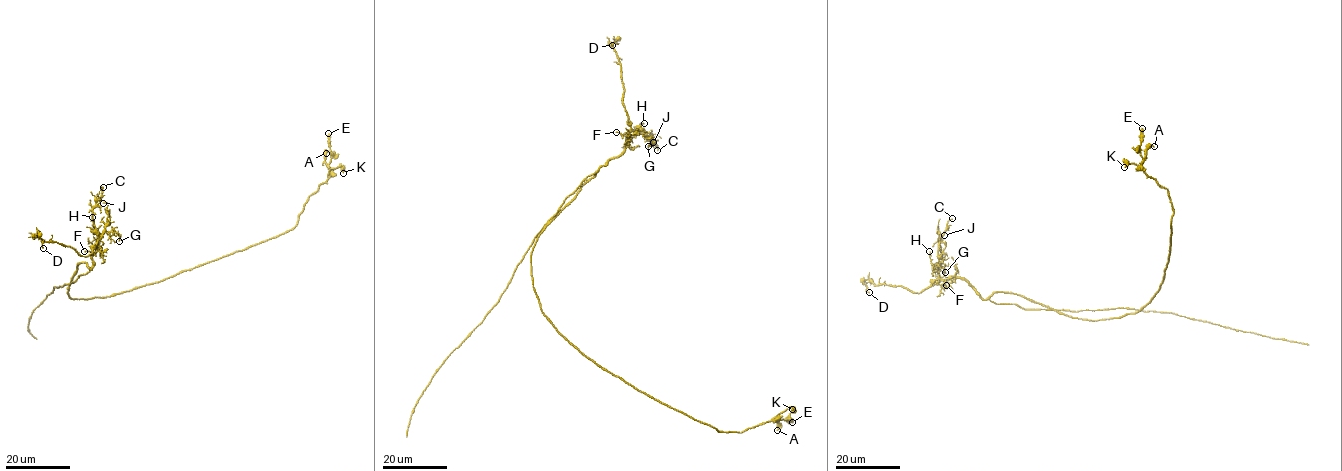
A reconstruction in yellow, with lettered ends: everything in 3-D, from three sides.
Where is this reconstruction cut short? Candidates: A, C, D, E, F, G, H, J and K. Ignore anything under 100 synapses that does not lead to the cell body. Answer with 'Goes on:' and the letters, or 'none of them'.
Goes on: none of them

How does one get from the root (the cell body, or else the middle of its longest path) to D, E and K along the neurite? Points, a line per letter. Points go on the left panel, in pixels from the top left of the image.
D: (93, 298), (69, 298), (67, 292), (69, 283), (91, 269), (97, 246), (82, 256), (37, 234), (43, 248)
E: (93, 298), (109, 297), (155, 283), (289, 231), (297, 223), (307, 199), (329, 176), (328, 133)
K: (93, 298), (155, 283), (289, 231), (297, 223), (307, 199), (326, 182), (330, 169), (338, 166), (343, 173)

